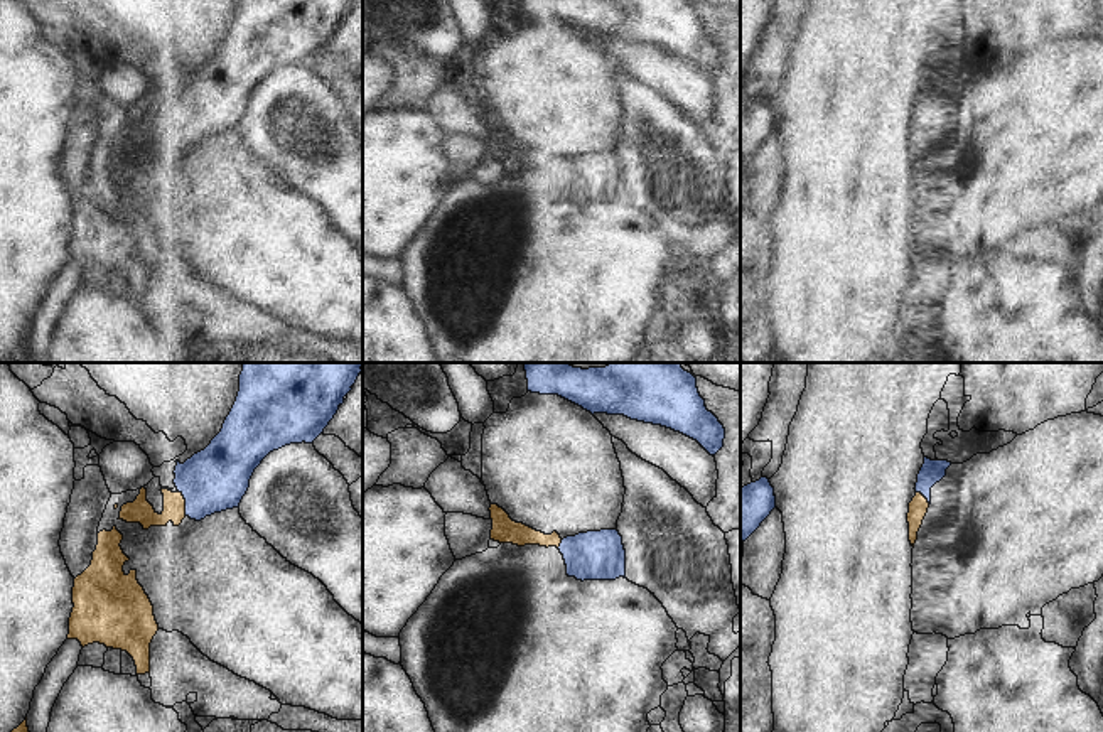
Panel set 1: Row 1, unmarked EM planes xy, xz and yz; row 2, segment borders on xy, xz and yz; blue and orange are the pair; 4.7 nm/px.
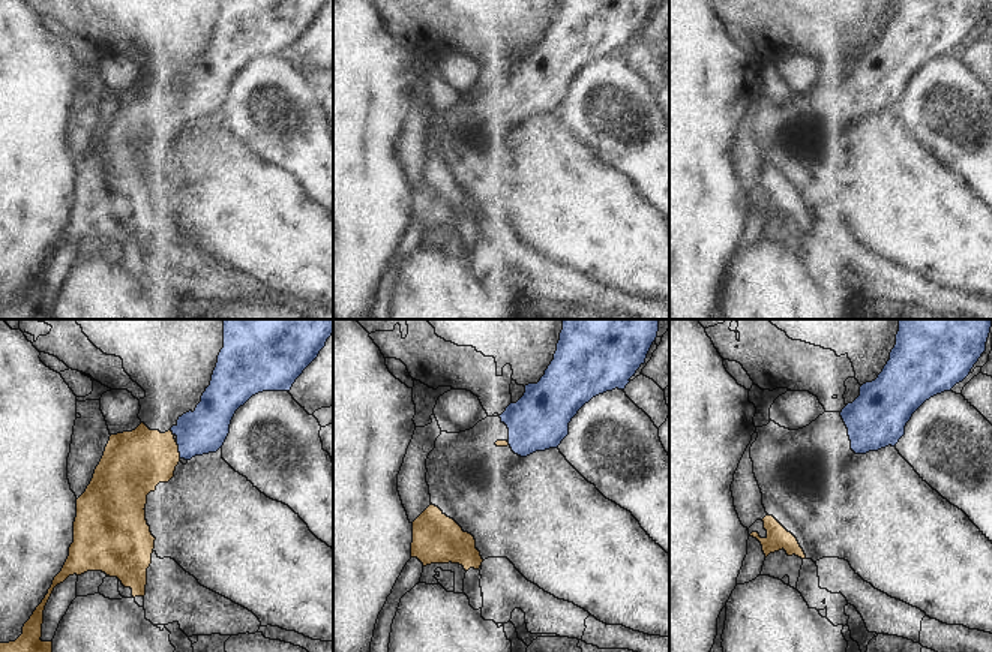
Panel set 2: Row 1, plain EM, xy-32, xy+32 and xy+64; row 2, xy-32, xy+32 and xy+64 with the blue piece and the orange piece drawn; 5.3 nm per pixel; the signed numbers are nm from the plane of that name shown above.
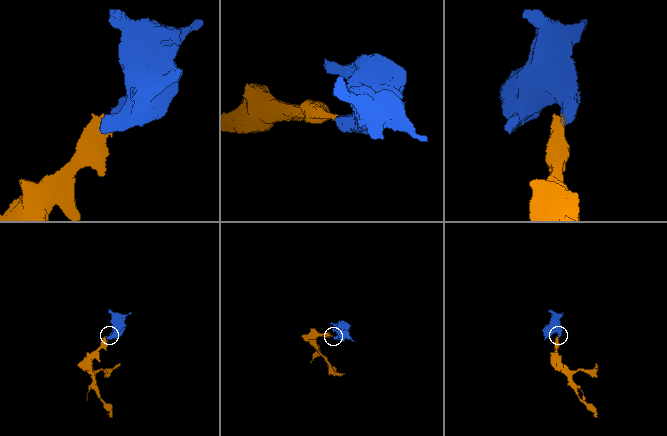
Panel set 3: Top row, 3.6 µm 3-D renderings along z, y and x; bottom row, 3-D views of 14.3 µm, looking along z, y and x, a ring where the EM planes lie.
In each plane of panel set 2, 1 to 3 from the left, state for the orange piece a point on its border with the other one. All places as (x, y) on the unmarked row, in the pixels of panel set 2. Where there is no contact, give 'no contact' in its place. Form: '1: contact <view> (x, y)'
1: contact xy-32 (179, 114)
2: no contact
3: no contact

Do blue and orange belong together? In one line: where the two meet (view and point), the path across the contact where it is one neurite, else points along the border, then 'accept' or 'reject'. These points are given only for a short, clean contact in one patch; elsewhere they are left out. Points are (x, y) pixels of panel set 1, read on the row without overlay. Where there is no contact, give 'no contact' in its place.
meets blue in xy at (186, 125); runs through xy (215, 102), (186, 125), (164, 140), (140, 132); accept

